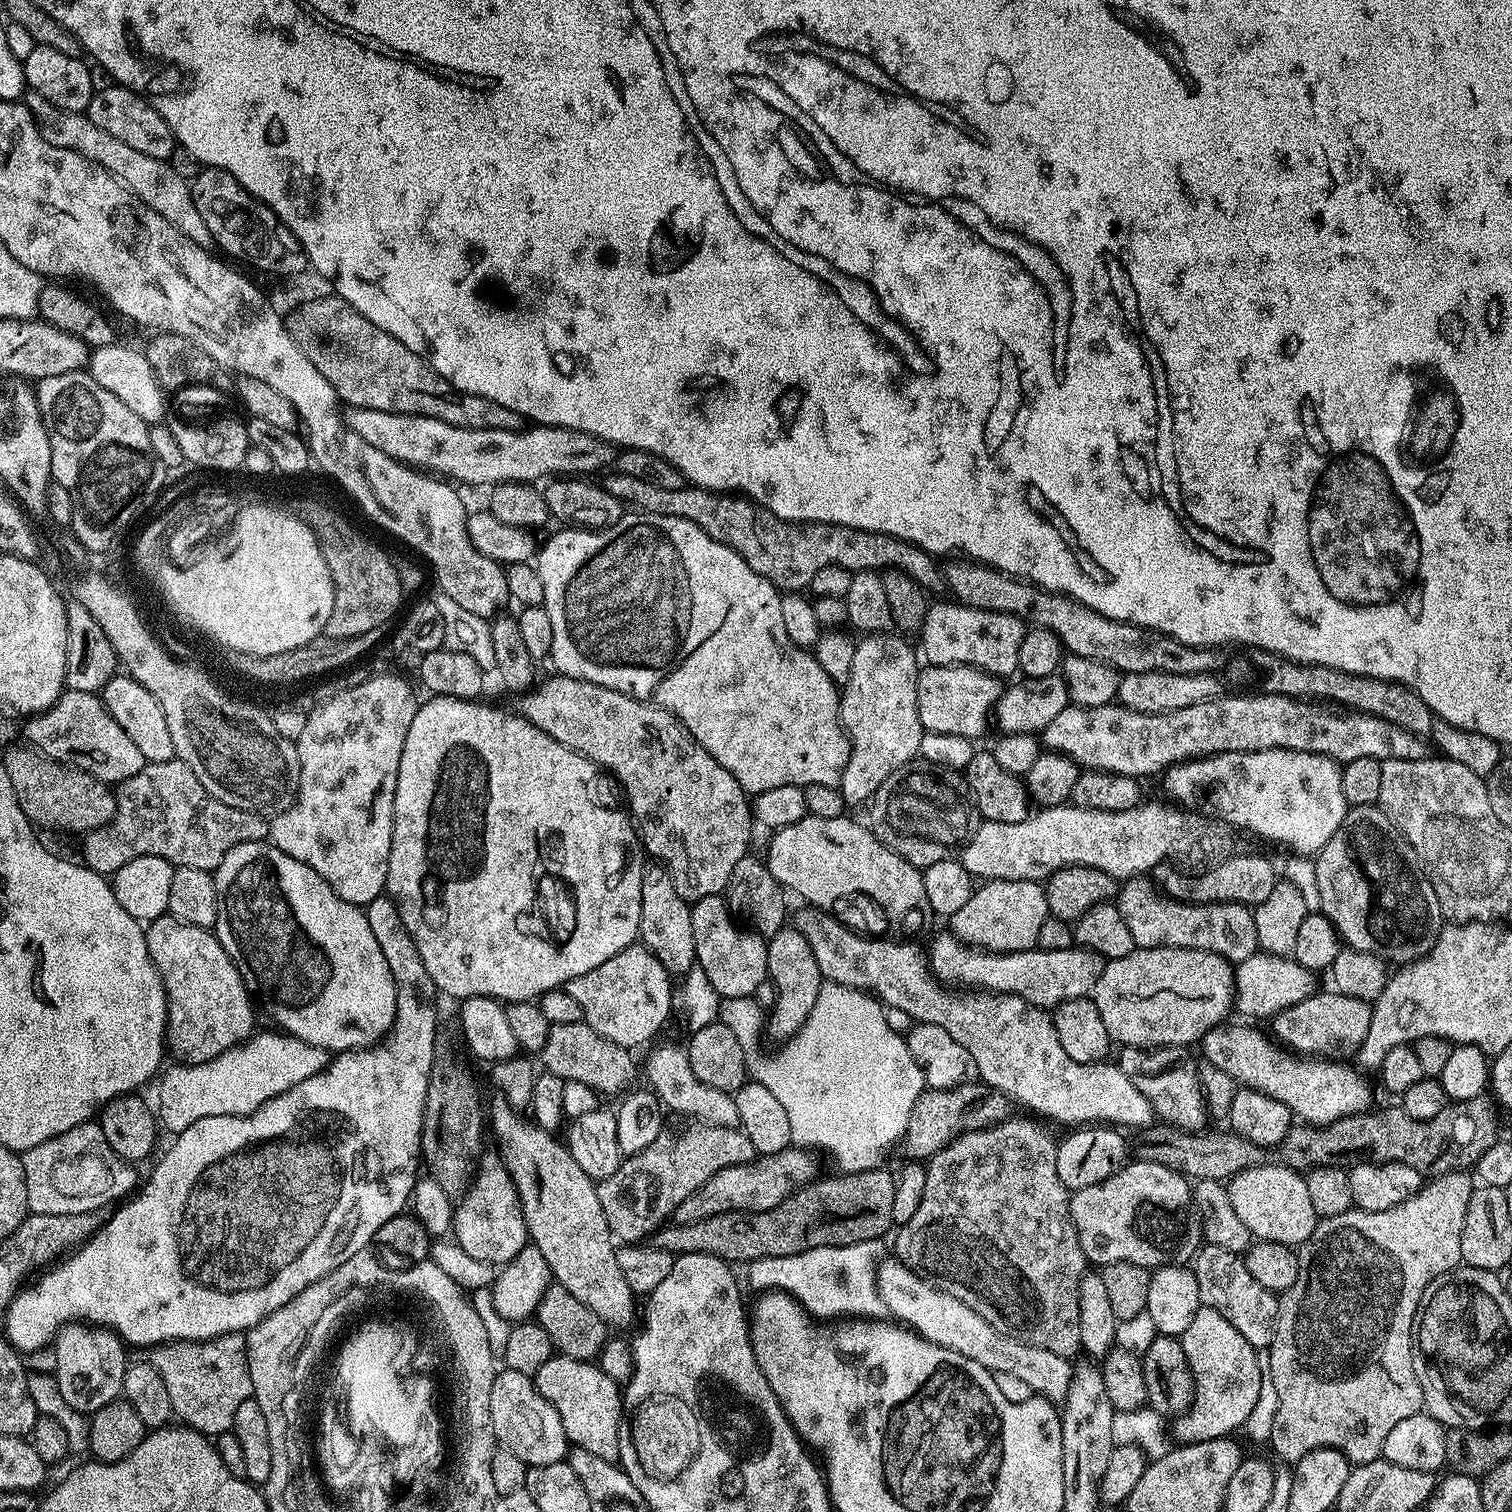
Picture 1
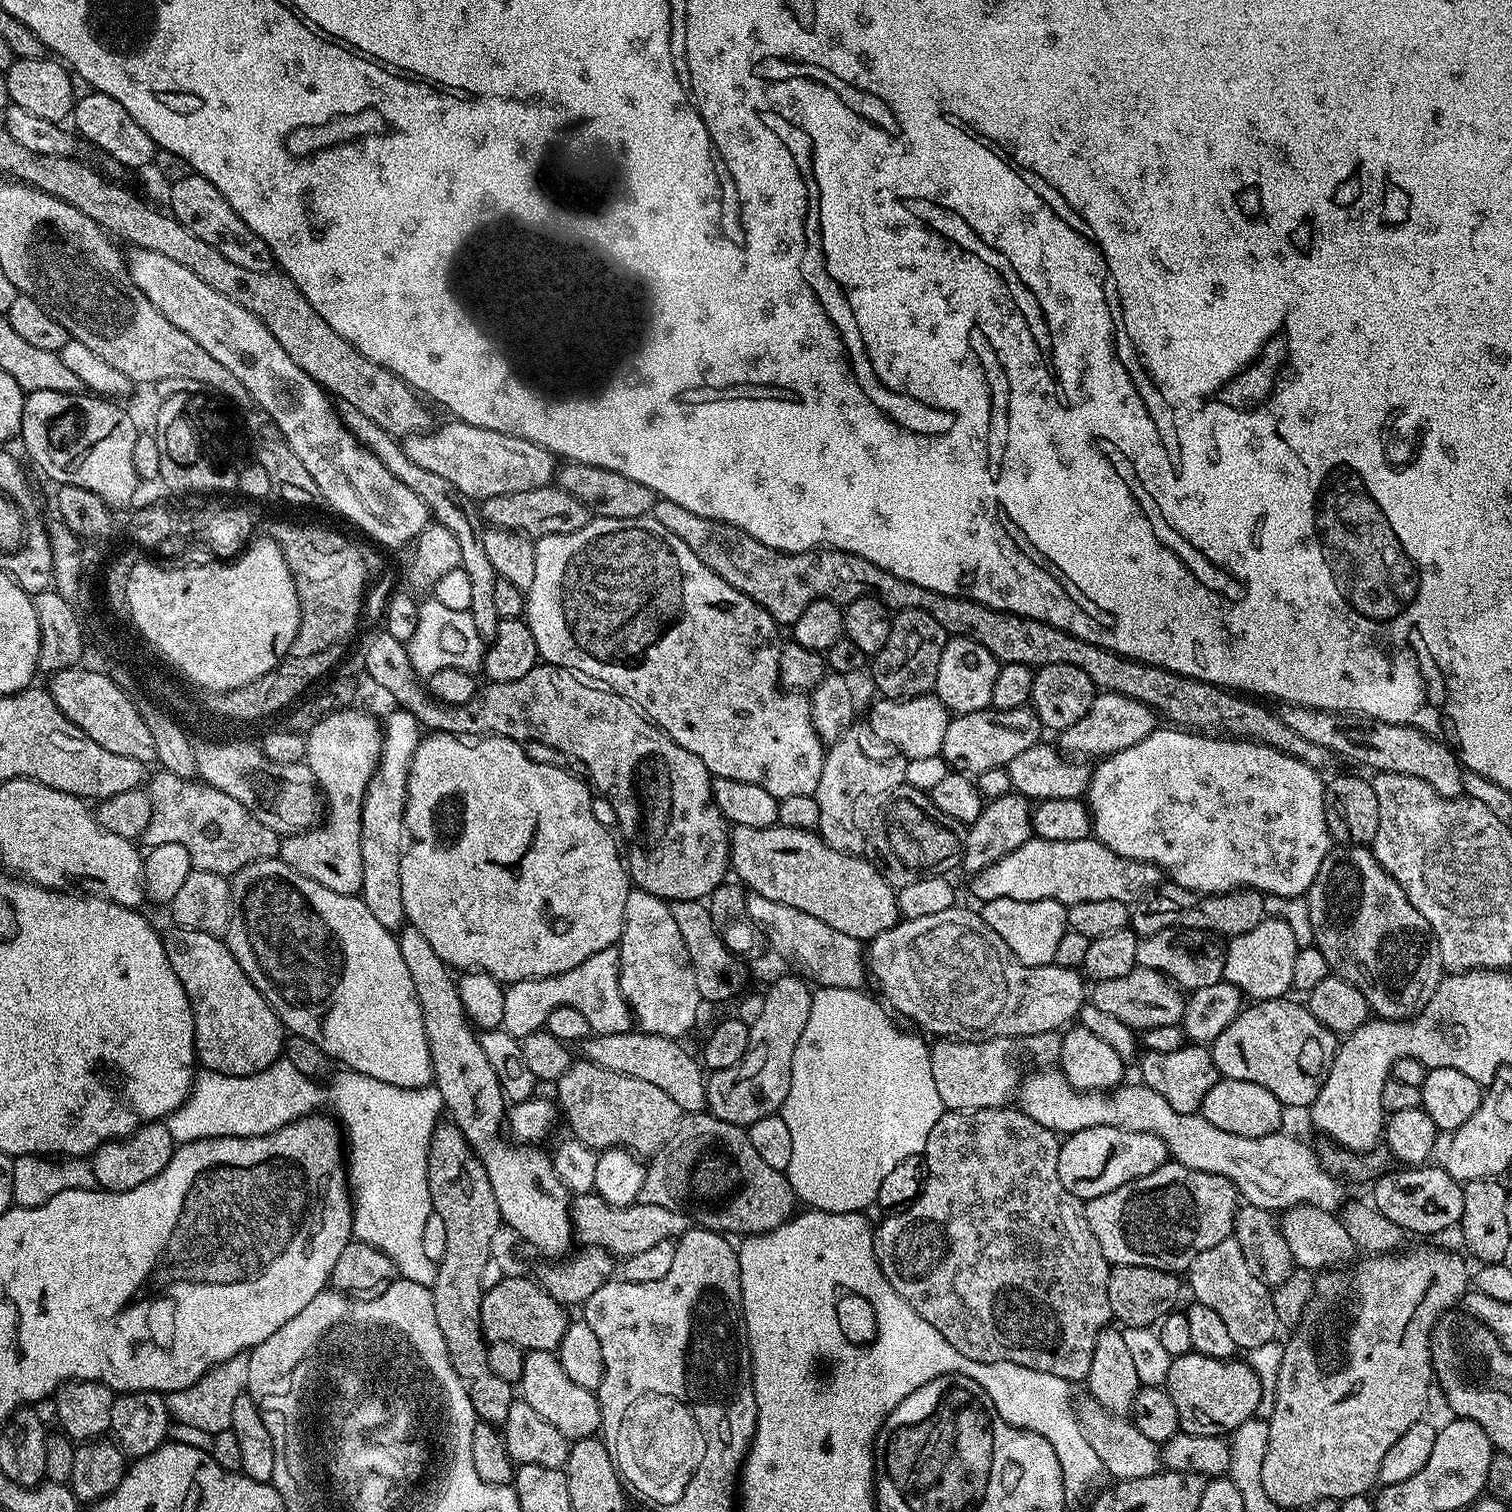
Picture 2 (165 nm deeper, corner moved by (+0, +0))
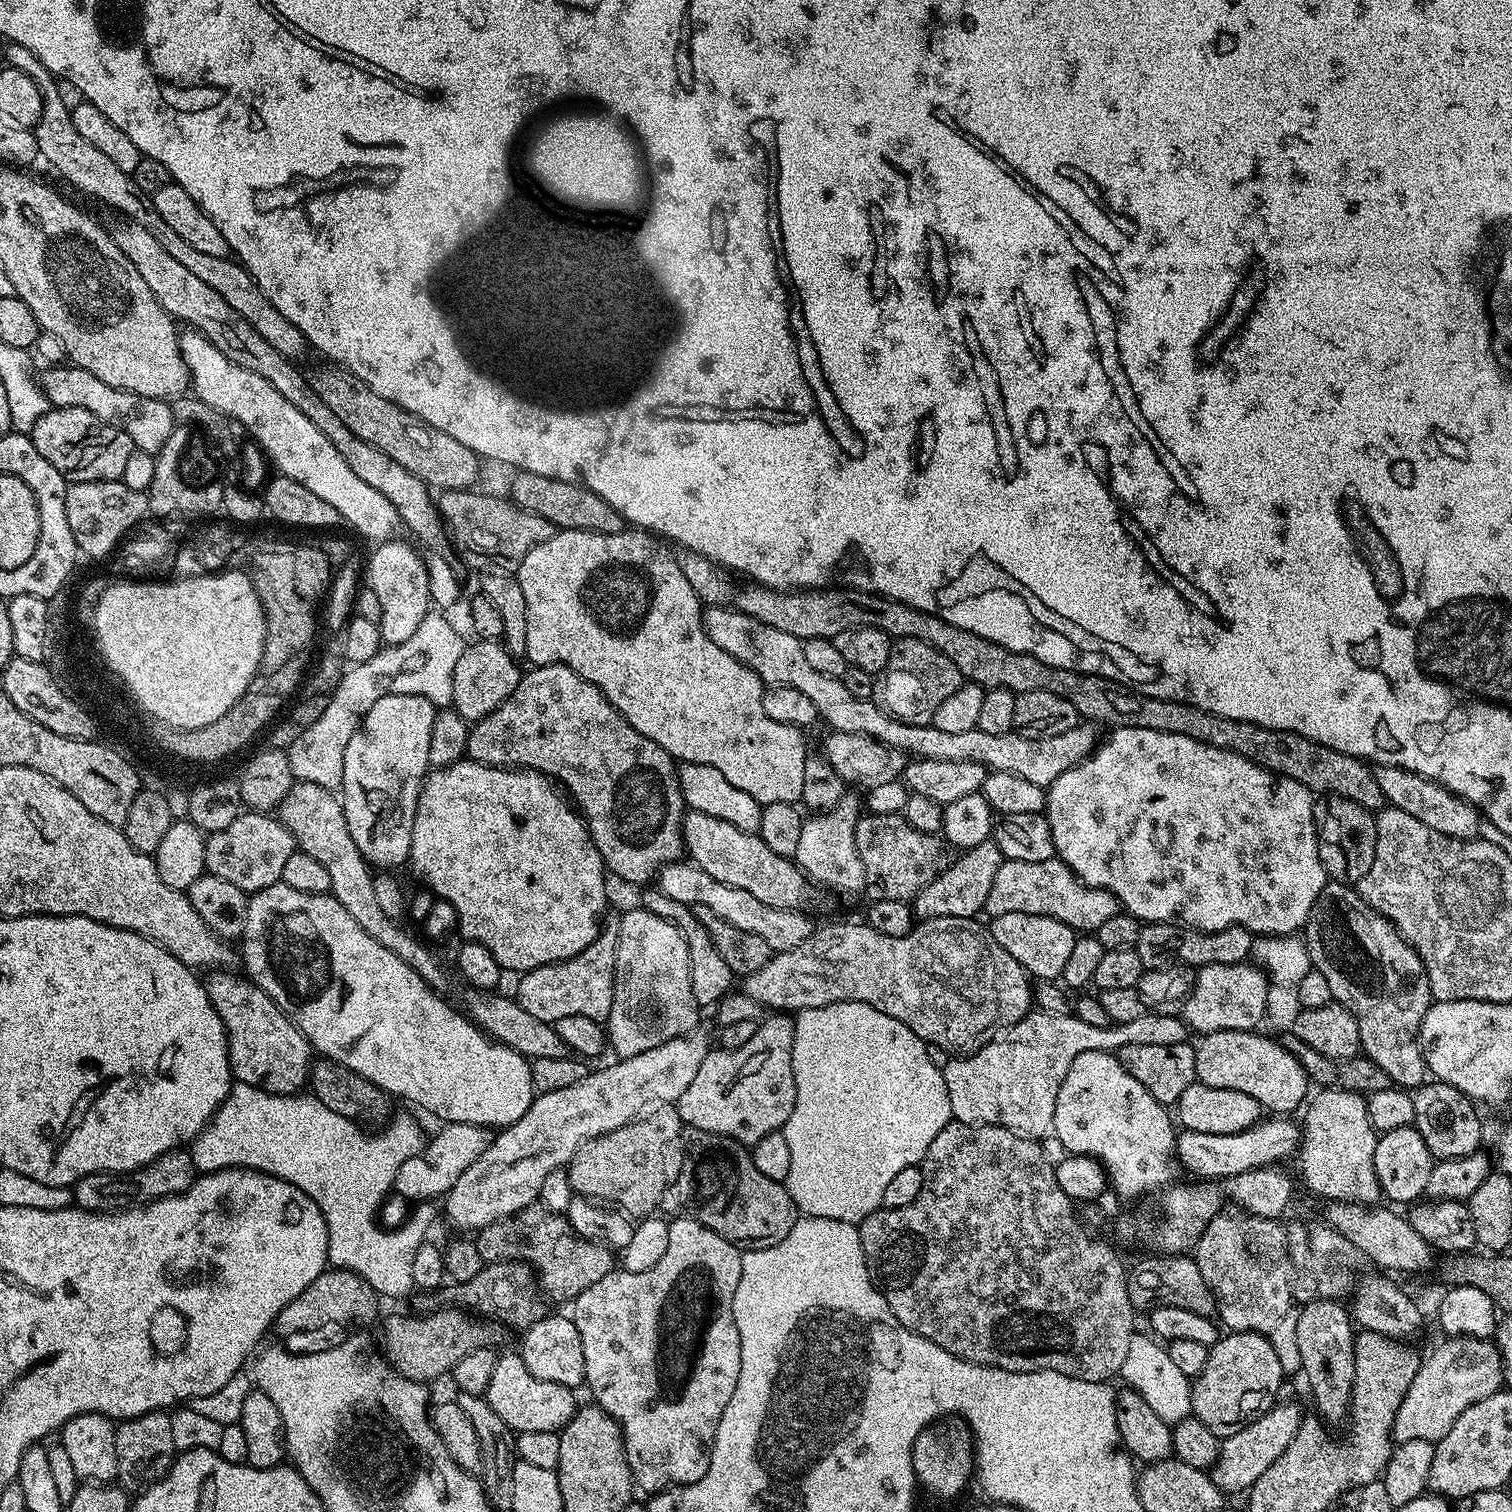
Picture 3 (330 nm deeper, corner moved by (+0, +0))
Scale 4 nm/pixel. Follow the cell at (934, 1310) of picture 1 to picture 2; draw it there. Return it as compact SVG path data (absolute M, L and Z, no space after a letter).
M1085 1398L1081 1404L1079 1401L1078 1419L1084 1428L1086 1440L1090 1442L1090 1446L1094 1446L1094 1454L1102 1458L1104 1471L1109 1477L1112 1475L1113 1481L1146 1478L1161 1471L1160 1448L1150 1442L1150 1438L1146 1438L1146 1434L1142 1434L1142 1430L1138 1430L1131 1419L1116 1416L1091 1398Z

